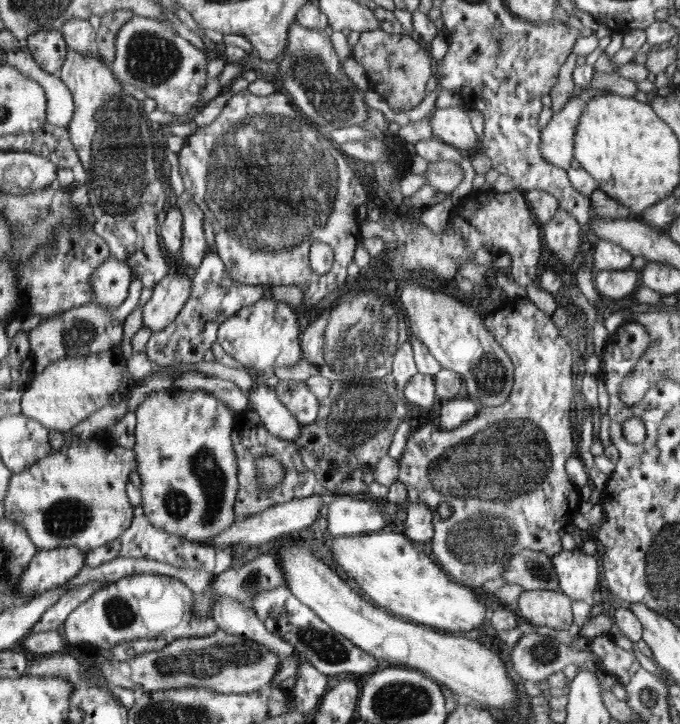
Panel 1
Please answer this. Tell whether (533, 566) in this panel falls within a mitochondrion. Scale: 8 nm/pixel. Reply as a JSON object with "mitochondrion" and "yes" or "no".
{"mitochondrion":"yes"}

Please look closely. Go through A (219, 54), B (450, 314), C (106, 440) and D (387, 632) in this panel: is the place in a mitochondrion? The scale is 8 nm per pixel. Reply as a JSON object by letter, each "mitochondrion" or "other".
{"A":"other","B":"other","C":"other","D":"other"}

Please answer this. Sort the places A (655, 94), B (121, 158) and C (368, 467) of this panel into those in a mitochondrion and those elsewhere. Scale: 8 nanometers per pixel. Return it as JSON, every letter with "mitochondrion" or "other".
{"A":"other","B":"mitochondrion","C":"other"}

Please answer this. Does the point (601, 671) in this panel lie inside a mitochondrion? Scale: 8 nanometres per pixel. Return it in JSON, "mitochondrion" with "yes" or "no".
{"mitochondrion":"no"}

